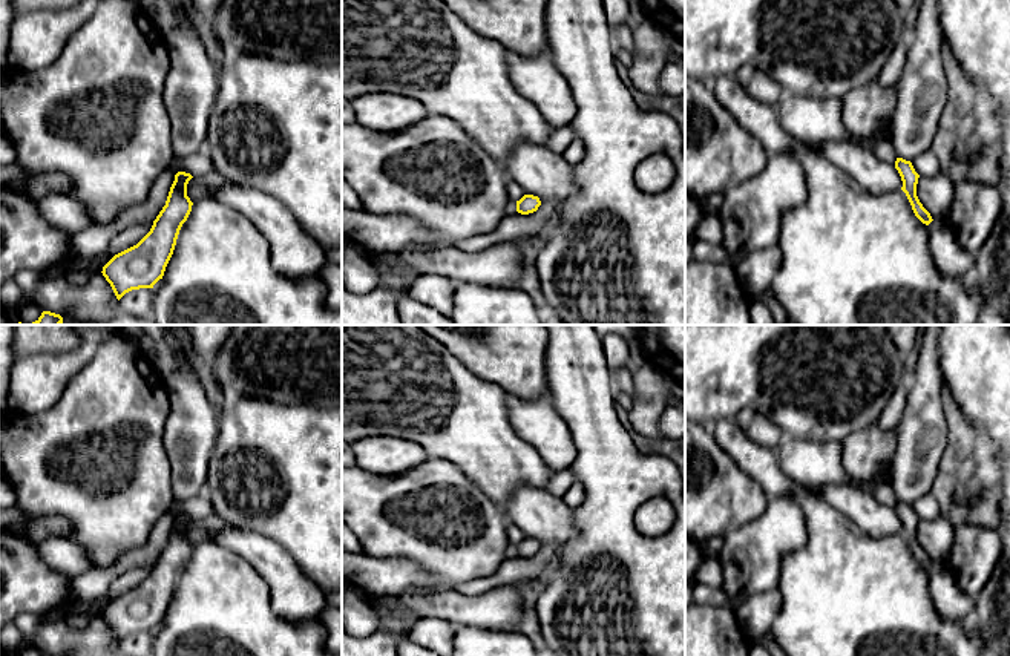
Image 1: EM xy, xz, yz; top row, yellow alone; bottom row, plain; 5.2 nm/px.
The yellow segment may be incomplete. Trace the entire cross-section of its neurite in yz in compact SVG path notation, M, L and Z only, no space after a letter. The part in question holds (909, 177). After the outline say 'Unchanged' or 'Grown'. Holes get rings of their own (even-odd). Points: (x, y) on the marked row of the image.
M897 158L895 169L898 170L901 176L901 181L903 181L901 190L906 193L915 216L923 224L929 225L933 219L930 213L923 207L923 204L920 202L917 196L917 184L918 184L920 175L915 172L910 161L906 161L903 158Z. Unchanged

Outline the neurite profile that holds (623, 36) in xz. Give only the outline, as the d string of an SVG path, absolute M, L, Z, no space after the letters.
M622 25L616 28L610 28L612 37L613 37L613 48L615 49L624 49L635 54L635 40L633 40L633 31L631 25Z

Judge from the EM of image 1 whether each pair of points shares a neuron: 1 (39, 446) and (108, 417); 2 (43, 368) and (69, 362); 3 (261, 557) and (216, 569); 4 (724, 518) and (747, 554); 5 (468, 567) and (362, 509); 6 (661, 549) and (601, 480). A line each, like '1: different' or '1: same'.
1: same
2: same
3: different
4: different
5: same
6: same

